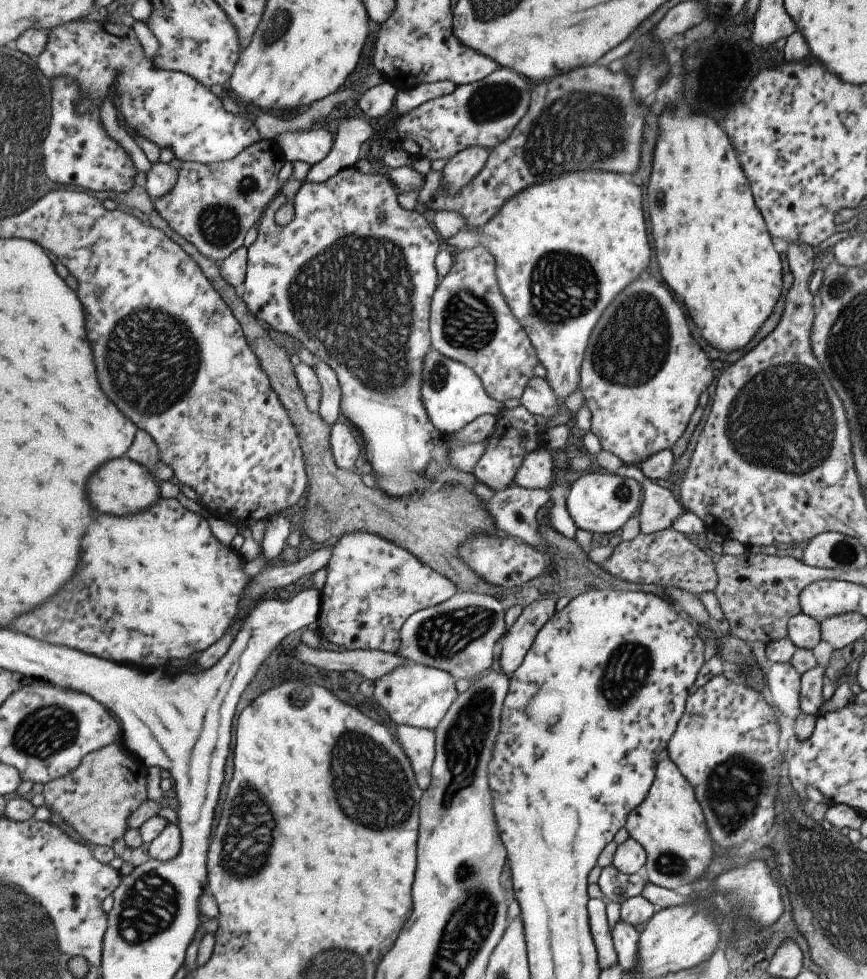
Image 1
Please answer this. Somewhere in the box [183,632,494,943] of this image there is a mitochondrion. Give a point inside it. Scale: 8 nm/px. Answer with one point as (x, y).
(376, 770)

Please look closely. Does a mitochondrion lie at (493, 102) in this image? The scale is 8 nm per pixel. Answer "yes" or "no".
yes

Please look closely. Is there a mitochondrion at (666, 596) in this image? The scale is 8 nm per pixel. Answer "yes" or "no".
no

